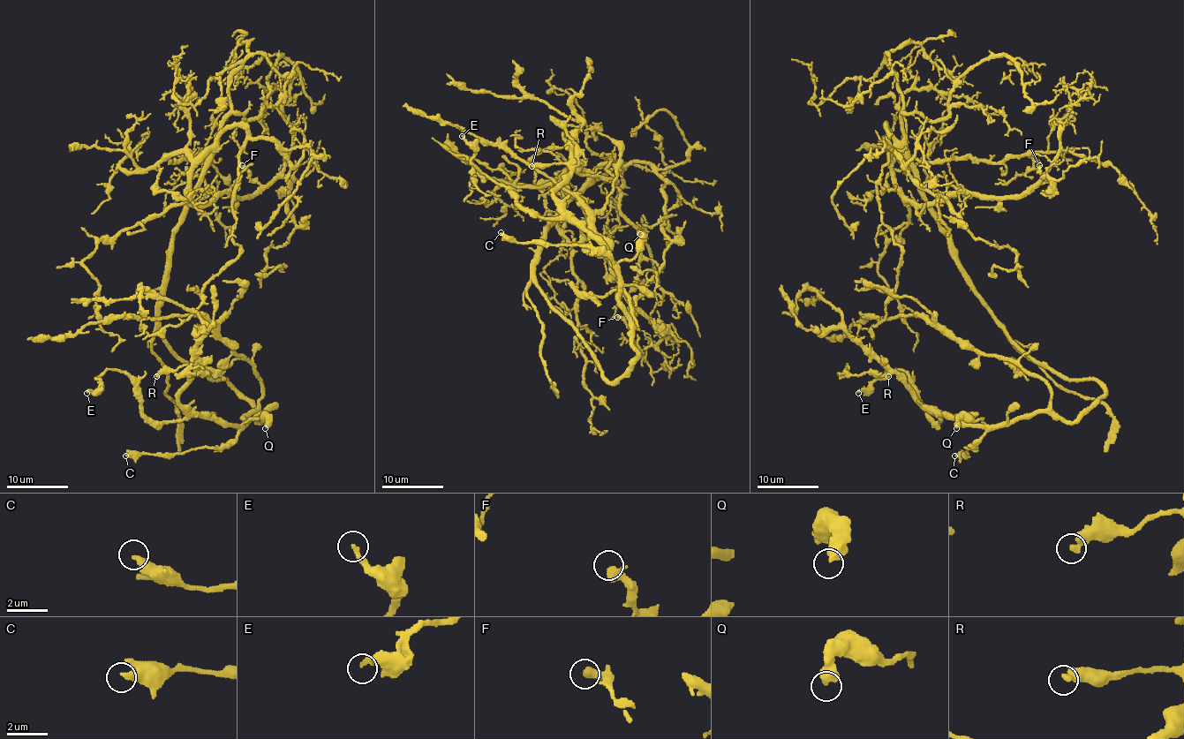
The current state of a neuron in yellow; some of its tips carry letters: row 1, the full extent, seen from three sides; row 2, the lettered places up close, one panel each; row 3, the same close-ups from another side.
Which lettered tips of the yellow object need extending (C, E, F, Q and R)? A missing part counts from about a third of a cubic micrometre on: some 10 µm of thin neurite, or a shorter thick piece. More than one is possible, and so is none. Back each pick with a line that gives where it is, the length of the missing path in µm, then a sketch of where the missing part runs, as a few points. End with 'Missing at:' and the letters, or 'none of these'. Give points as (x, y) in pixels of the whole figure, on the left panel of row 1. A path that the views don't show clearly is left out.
Missing at: none of these

